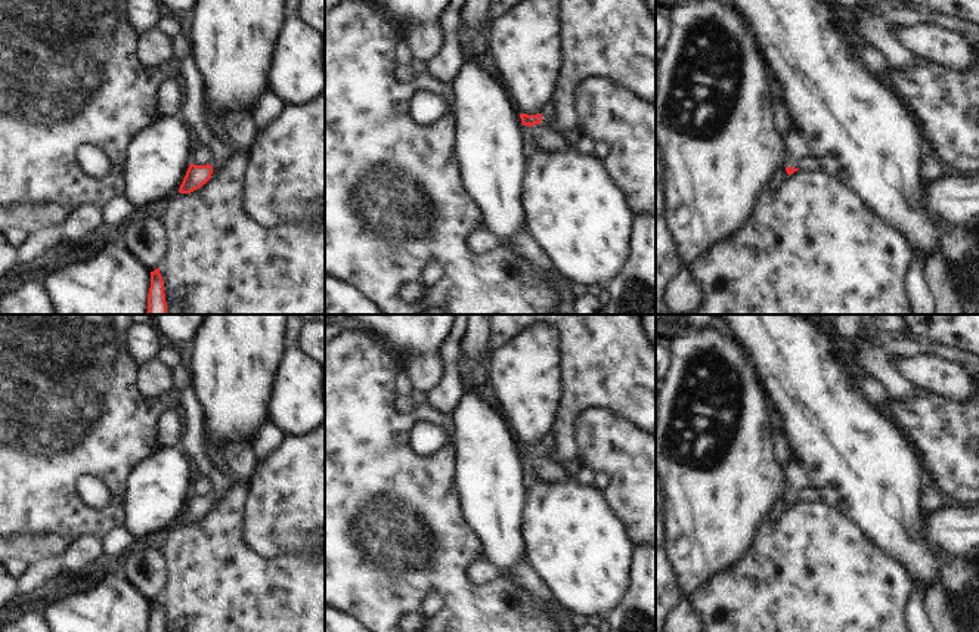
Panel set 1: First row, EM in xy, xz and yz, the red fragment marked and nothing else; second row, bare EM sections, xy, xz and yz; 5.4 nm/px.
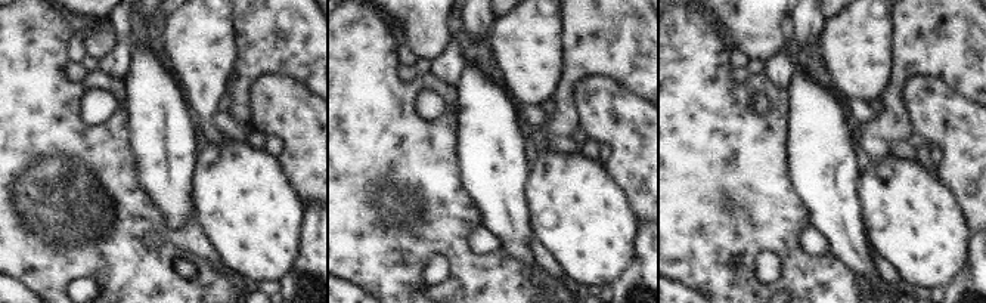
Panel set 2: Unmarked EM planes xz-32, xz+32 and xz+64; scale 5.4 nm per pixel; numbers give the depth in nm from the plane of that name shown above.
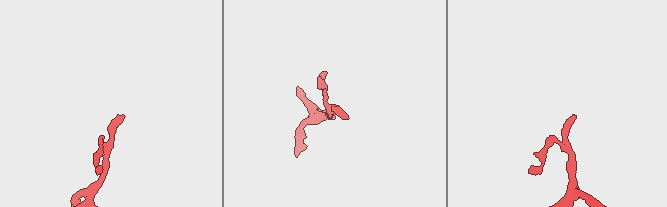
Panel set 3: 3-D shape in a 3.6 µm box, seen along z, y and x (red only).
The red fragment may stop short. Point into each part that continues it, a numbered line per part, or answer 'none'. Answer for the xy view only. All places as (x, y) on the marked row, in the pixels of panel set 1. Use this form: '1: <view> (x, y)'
1: xy (192, 112)

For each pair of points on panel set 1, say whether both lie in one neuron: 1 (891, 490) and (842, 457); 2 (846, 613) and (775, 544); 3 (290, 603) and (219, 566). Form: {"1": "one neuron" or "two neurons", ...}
{"1": "one neuron", "2": "one neuron", "3": "one neuron"}

